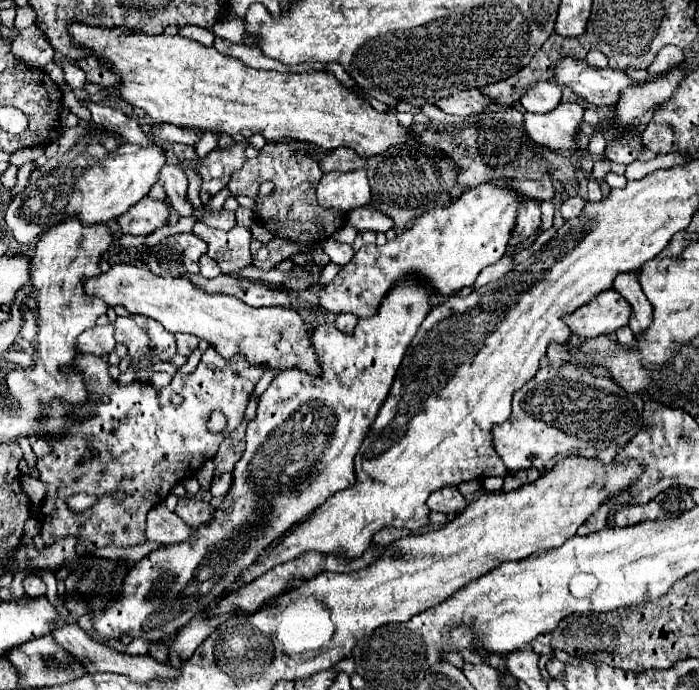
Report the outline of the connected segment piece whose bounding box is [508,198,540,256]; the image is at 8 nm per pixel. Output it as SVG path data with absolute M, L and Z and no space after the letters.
M528 198L522 202L516 228L514 228L514 236L510 238L510 244L508 244L508 256L514 256L516 248L524 244L532 234L536 234L538 226L540 226L540 202Z

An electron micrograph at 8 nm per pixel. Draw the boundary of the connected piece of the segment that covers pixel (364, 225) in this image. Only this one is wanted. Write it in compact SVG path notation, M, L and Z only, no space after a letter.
M354 208L350 212L350 226L354 226L358 232L386 232L394 226L394 222L390 216L378 212L376 208Z

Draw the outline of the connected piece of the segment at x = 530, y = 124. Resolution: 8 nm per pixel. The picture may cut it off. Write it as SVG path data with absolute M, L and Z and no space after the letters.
M560 102L548 114L524 114L524 128L536 144L552 150L574 150L574 136L582 124L584 108L576 102Z

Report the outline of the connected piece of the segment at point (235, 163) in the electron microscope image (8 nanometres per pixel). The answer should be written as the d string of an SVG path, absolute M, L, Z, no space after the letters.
M248 140L236 142L232 148L226 150L212 150L204 160L198 174L202 176L200 200L206 204L212 196L216 196L230 180L230 174L238 170L248 158L246 148L250 146Z

